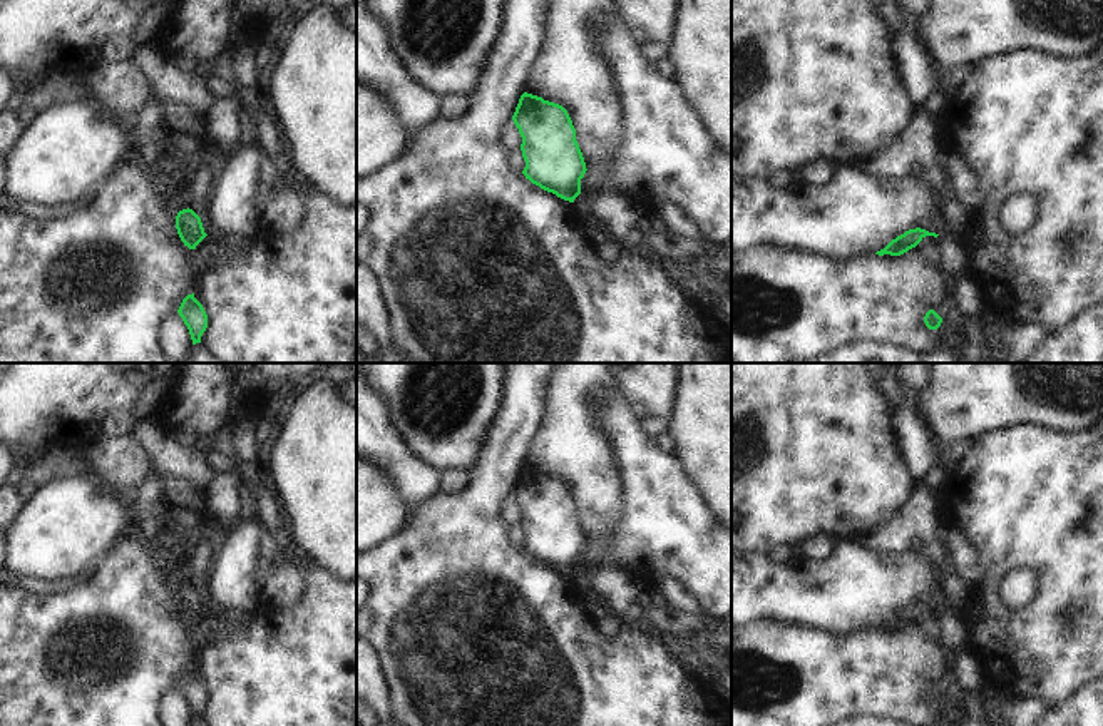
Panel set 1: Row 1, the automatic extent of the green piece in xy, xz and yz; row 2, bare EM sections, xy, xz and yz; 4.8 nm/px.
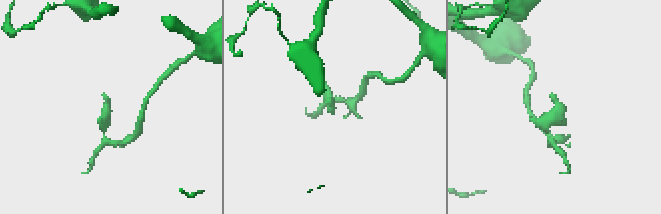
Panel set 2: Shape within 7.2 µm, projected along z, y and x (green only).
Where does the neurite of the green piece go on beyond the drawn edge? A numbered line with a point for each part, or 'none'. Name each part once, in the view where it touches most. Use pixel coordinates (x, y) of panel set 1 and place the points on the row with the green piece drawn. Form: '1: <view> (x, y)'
none

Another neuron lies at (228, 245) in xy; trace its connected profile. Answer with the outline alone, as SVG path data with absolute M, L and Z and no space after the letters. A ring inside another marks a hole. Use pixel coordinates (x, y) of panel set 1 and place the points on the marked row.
M206 236L198 246L196 246L196 254L198 254L198 264L208 264L209 259L219 261L223 256L233 254L244 239L234 238L234 236L221 236L219 244L214 246L209 241L209 236Z

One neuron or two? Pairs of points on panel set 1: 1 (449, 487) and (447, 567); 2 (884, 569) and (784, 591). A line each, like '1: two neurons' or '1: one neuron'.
1: two neurons
2: one neuron

